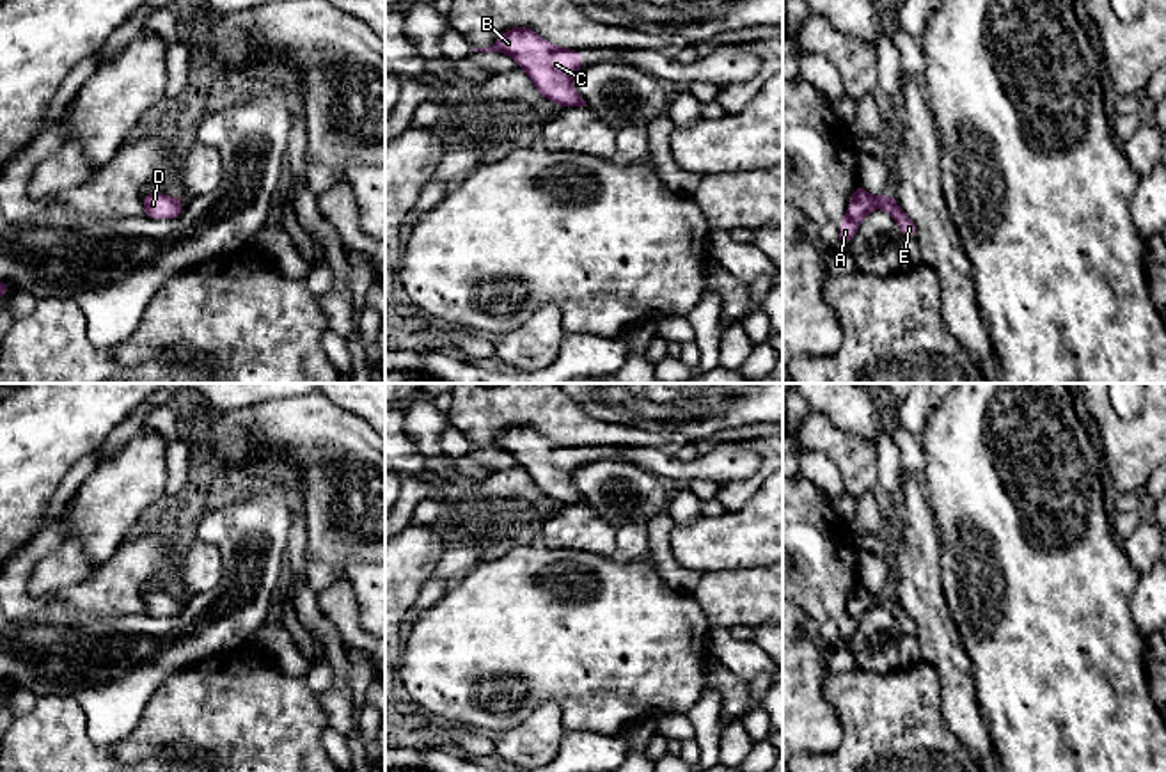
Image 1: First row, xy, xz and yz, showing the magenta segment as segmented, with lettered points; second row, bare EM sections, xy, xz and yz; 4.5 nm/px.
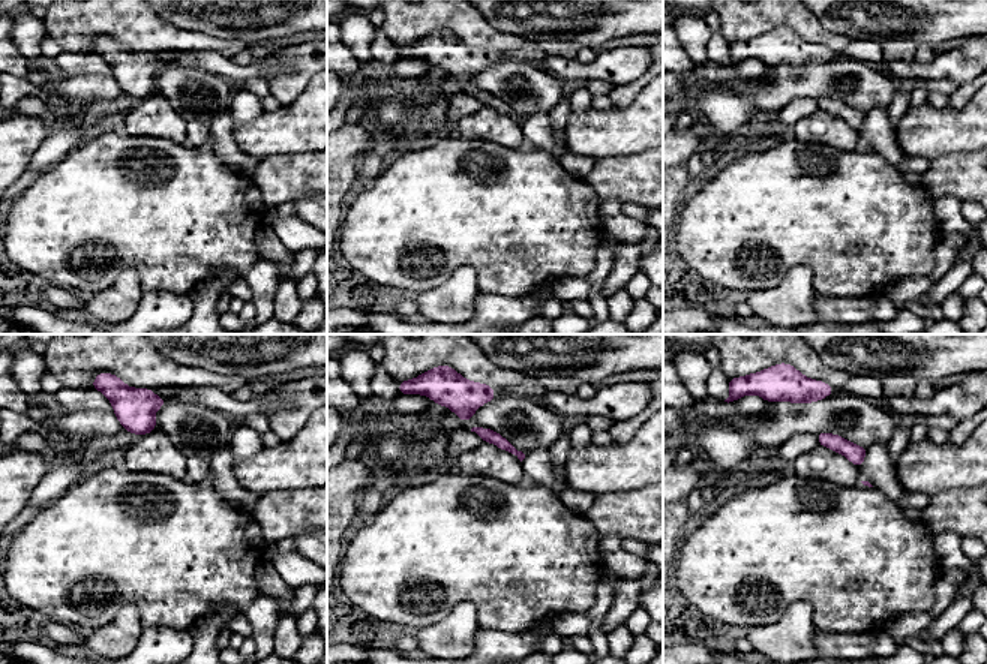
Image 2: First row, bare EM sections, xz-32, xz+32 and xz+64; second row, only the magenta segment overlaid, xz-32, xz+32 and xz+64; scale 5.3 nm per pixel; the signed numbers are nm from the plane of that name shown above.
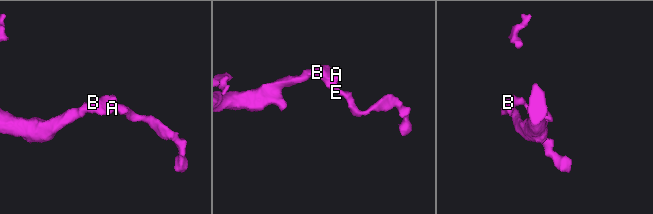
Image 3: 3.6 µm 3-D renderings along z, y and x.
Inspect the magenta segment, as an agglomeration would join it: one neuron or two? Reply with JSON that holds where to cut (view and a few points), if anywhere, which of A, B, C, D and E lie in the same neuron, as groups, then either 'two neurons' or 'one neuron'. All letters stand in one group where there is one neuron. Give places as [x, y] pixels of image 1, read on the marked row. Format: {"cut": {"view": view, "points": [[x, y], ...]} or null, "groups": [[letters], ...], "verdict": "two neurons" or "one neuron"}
{"cut": null, "groups": [["A", "B", "C", "D", "E"]], "verdict": "one neuron"}

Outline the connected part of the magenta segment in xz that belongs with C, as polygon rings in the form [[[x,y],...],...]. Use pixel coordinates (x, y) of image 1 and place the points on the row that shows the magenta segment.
[[[516,27],[504,32],[493,46],[474,51],[511,55],[543,98],[563,108],[587,106],[571,87],[571,76],[584,66],[579,50],[554,46],[531,28]]]

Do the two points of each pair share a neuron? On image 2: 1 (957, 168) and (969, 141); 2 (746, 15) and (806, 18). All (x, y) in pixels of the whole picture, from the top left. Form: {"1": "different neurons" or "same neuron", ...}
{"1": "different neurons", "2": "same neuron"}

